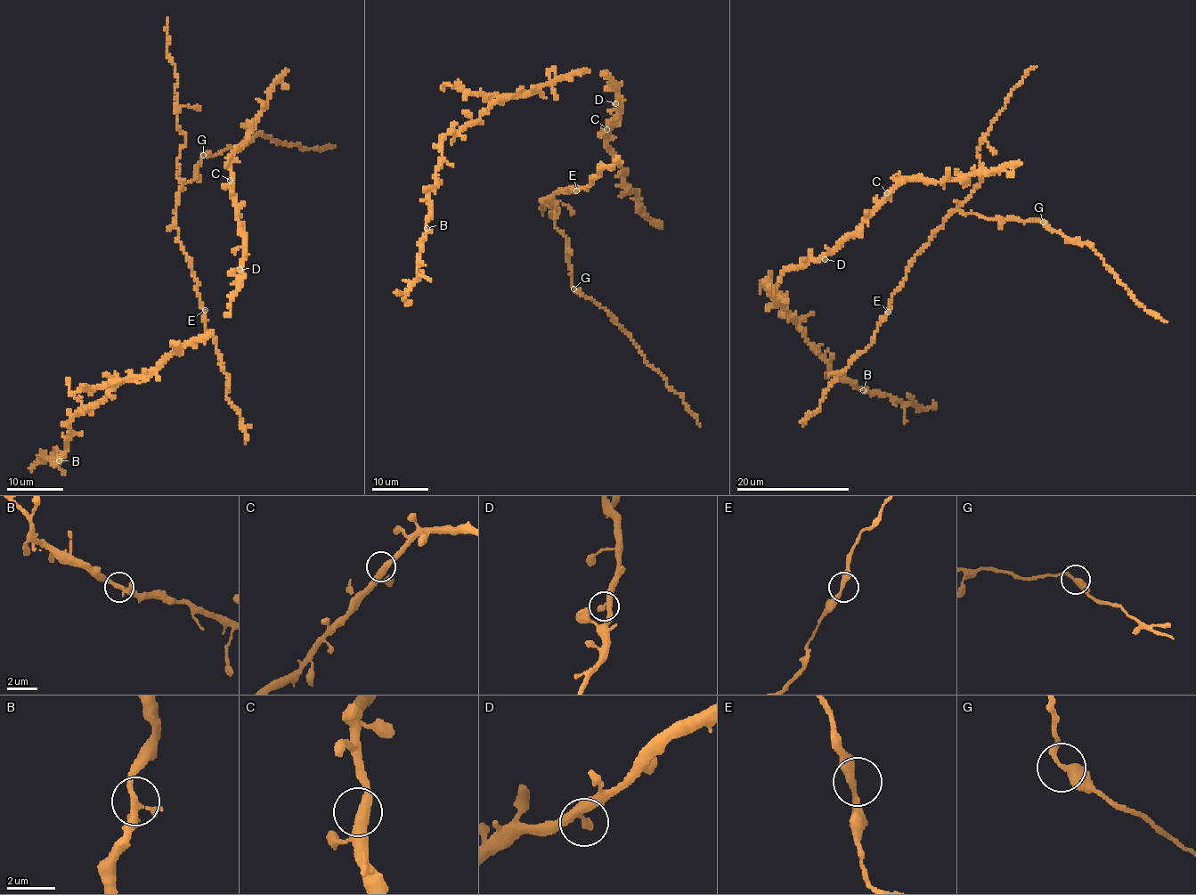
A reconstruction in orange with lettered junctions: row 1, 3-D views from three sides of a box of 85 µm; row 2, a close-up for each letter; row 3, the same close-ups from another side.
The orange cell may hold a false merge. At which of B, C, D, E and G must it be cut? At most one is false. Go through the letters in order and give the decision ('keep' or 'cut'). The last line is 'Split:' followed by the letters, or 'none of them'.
B: keep
C: keep
D: keep
E: keep
G: keep
Split: none of them

